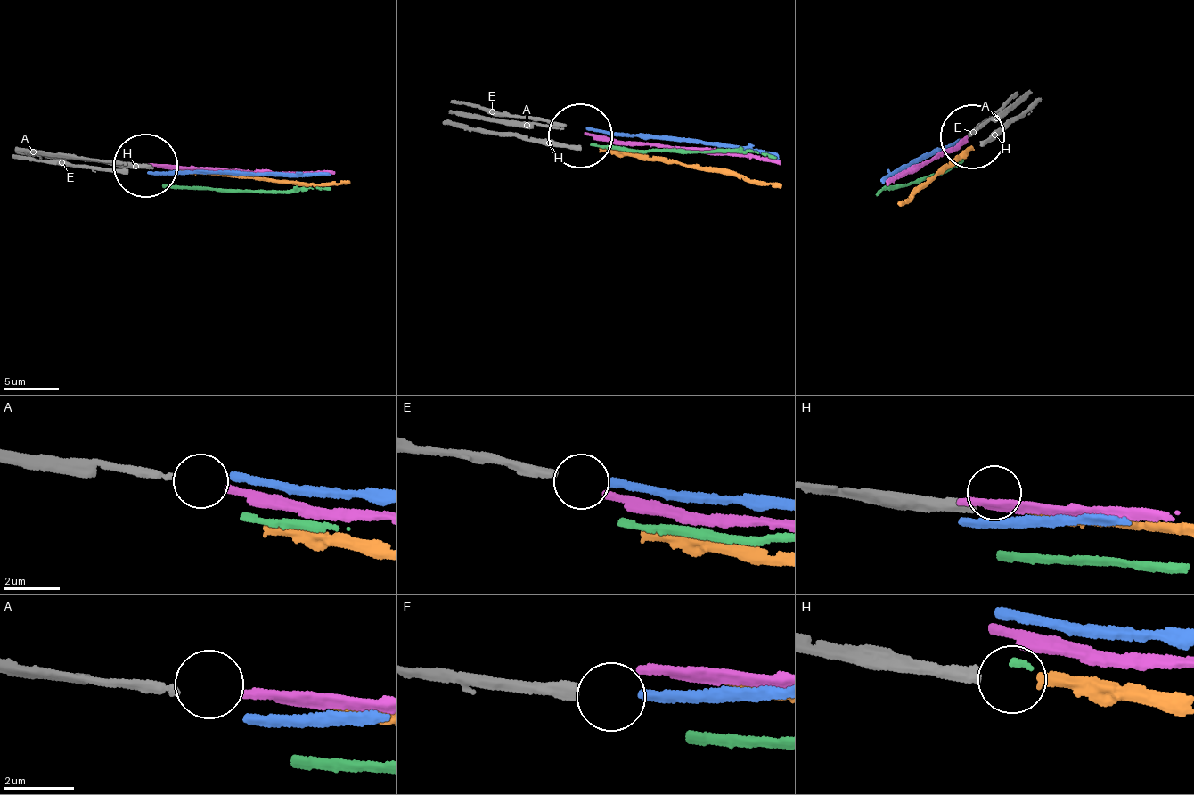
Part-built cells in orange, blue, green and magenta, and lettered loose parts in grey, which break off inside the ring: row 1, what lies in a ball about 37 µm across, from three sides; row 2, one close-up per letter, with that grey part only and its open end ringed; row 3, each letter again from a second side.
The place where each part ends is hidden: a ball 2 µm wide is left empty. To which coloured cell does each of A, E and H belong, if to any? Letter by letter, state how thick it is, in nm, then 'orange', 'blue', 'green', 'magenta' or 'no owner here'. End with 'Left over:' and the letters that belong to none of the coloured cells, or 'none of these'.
A: 240 nm thick; magenta
E: 360 nm thick; blue
H: 400 nm thick; orange
Left over: none of these

